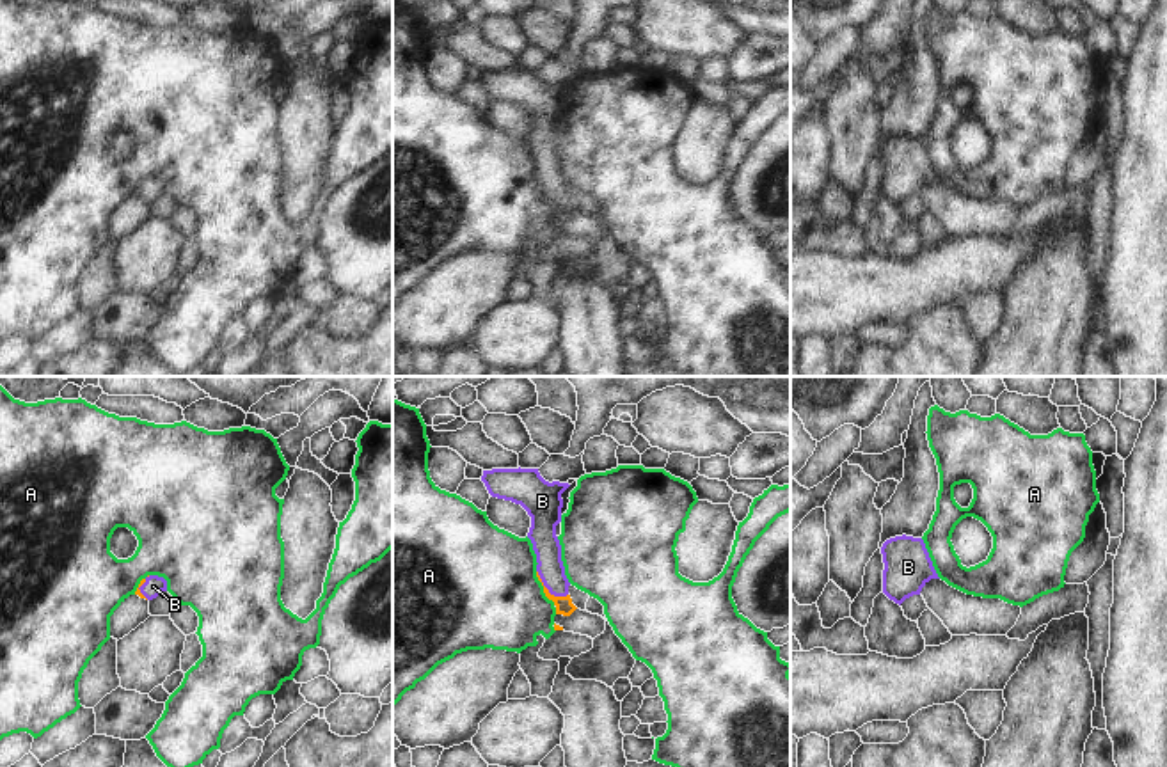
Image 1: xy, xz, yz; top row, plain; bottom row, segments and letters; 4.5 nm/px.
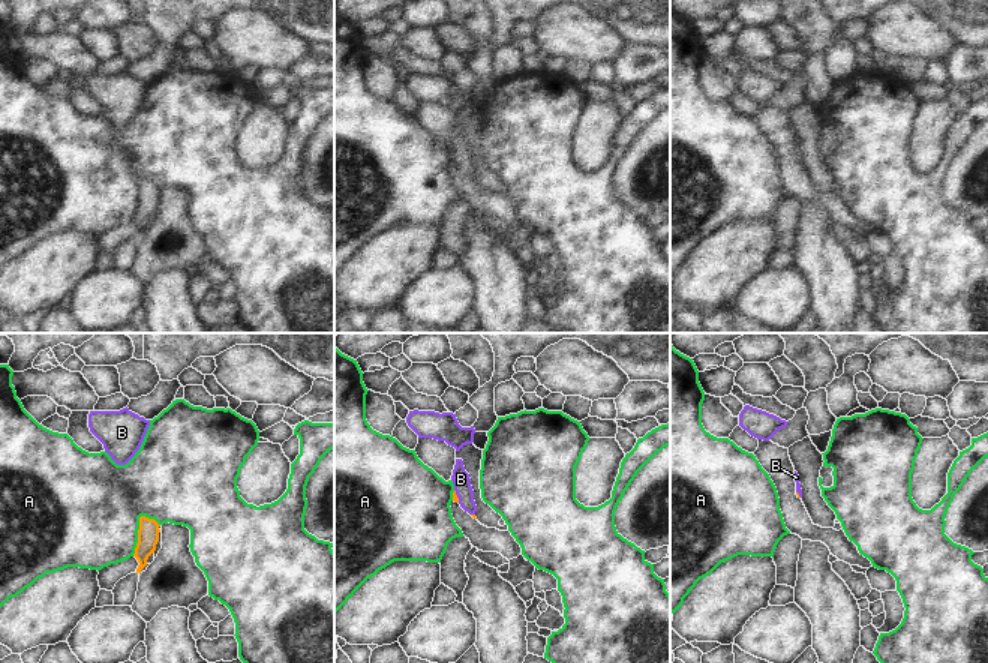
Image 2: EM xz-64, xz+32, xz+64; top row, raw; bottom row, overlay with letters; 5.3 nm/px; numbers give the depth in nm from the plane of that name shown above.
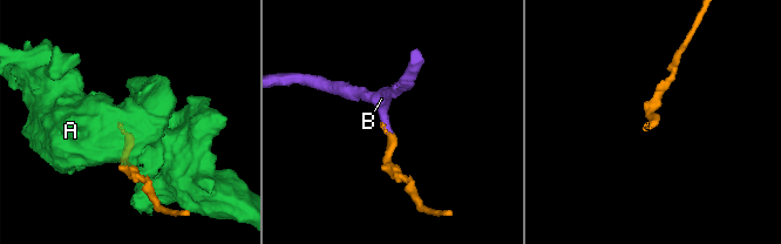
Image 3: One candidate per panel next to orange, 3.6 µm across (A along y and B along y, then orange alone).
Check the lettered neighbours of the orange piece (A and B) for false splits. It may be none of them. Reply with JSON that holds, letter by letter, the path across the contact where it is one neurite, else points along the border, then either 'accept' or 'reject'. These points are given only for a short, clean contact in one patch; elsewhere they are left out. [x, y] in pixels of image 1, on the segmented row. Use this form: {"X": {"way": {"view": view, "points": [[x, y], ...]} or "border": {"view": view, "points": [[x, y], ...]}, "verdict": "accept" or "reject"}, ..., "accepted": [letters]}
{"A": {"verdict": "reject"}, "B": {"way": {"view": "xz", "points": [[563, 604], [547, 590], [547, 547], [542, 535]]}, "verdict": "accept"}, "accepted": ["B"]}

